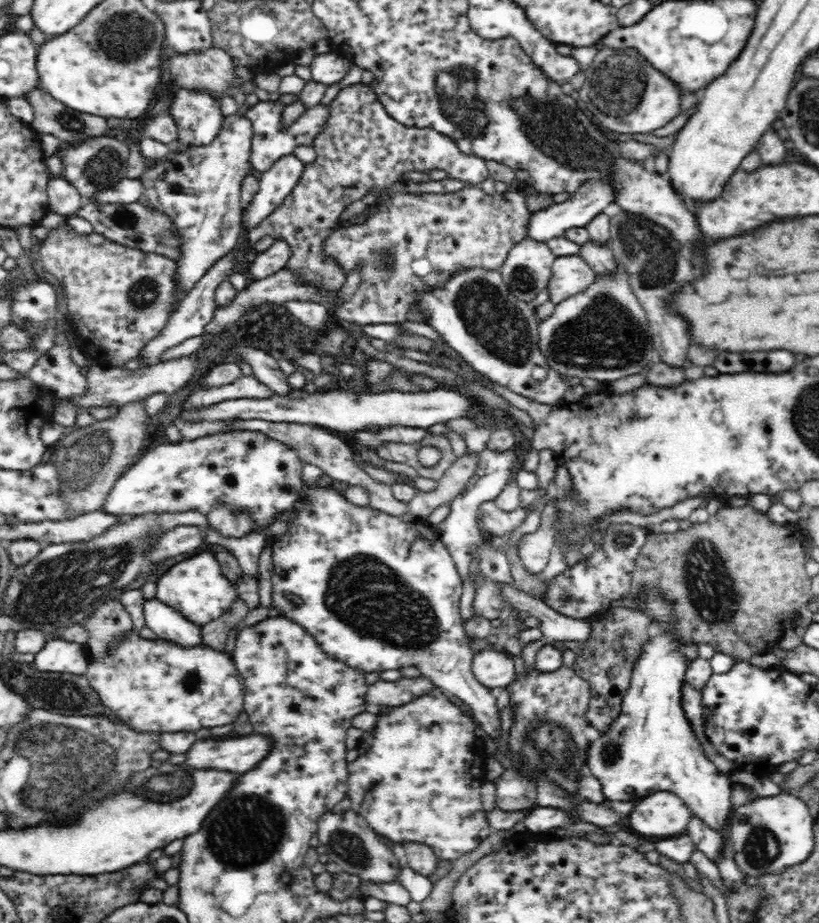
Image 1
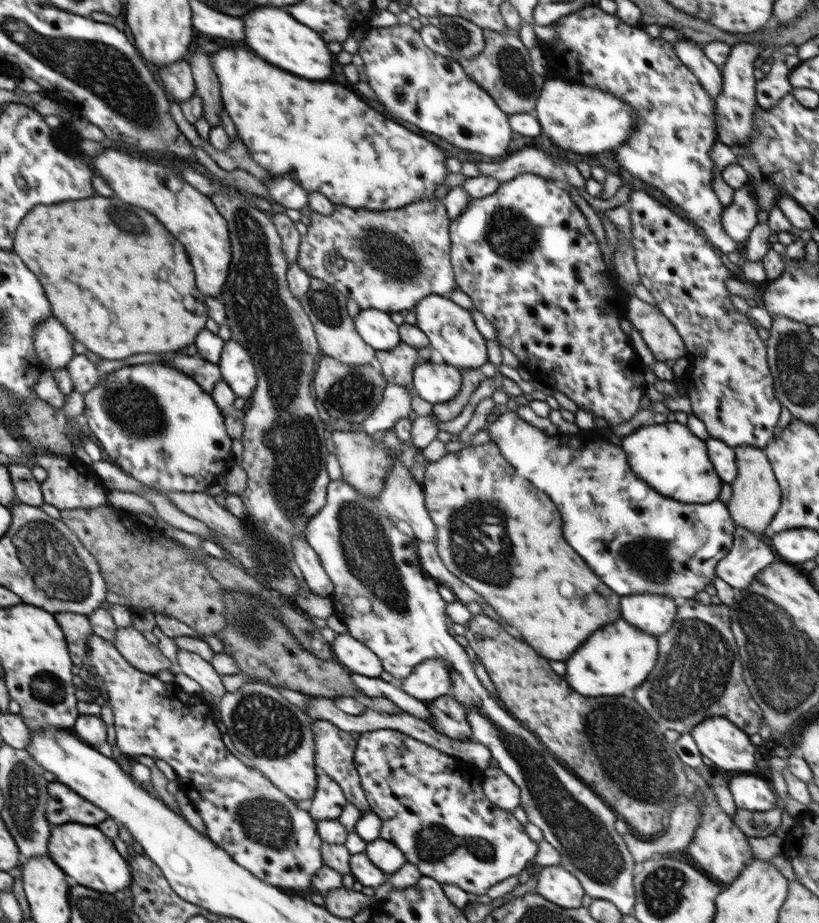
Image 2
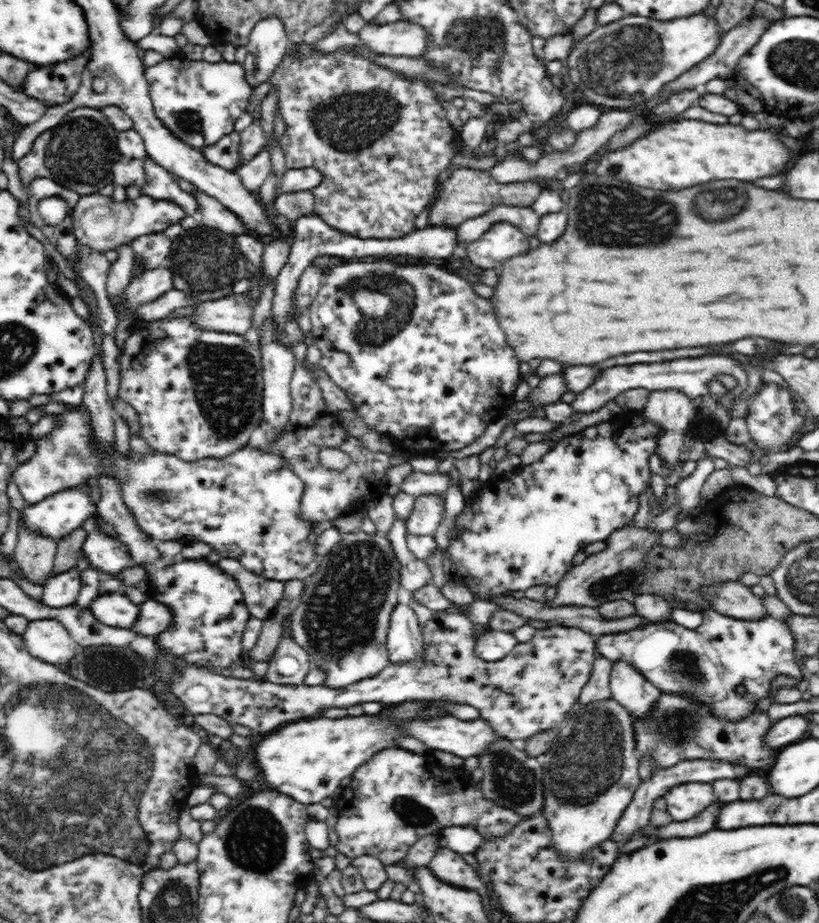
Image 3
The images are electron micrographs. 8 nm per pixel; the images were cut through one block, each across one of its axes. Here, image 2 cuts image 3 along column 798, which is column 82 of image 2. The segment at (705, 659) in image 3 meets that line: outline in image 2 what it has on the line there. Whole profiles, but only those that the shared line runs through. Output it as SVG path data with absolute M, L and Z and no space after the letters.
M94 634L86 641L86 657L84 664L79 666L80 679L84 679L91 668L96 670L96 676L104 680L103 687L115 716L115 744L122 754L131 759L143 755L154 760L164 760L176 772L181 789L202 817L208 836L227 850L234 862L246 867L246 870L252 871L270 886L291 892L310 888L314 873L325 865L321 855L323 841L317 831L317 822L308 811L298 807L293 799L276 788L270 779L240 762L224 748L220 730L214 726L212 710L204 704L204 700L200 706L194 693L186 693L177 683L162 684L158 678L137 670L113 643Z

